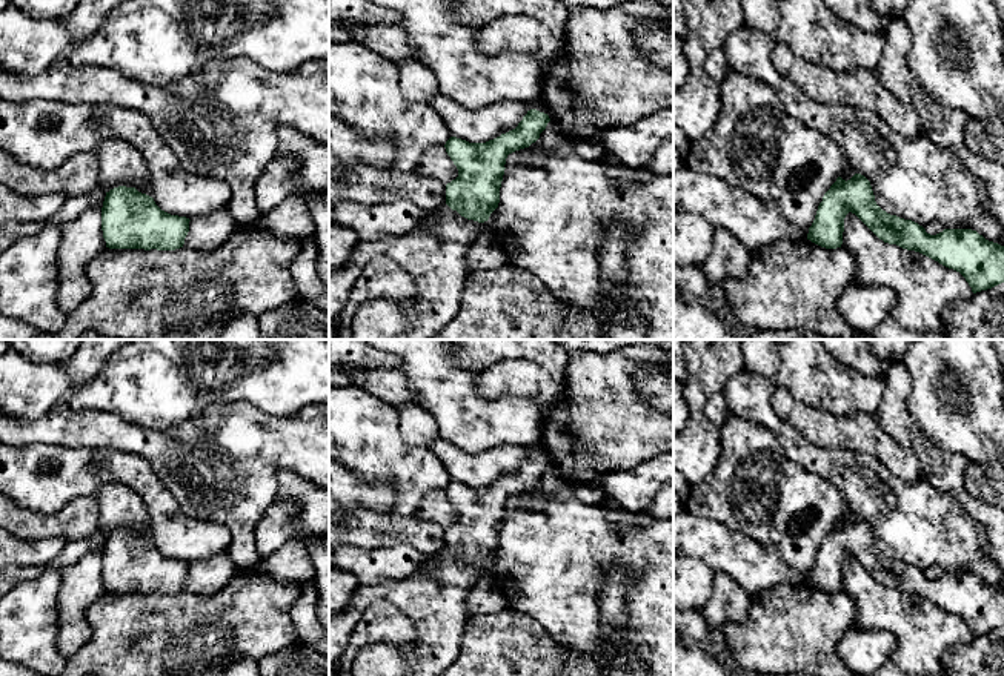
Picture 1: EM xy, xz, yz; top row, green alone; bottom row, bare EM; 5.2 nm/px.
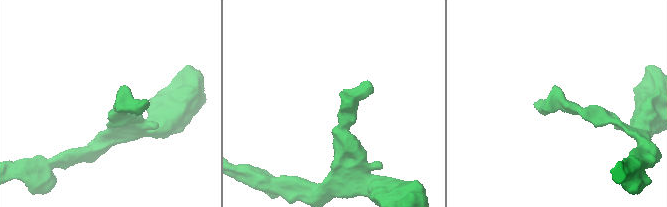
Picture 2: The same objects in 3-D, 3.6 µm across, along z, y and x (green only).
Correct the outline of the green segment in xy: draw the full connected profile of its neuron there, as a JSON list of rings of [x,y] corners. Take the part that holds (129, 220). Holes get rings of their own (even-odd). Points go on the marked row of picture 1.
[[[126,186],[106,192],[101,207],[101,230],[109,249],[180,249],[189,221],[161,210],[152,197]]]

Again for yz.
[[[861,174],[847,181],[836,178],[818,206],[807,240],[826,249],[841,247],[849,212],[884,243],[919,252],[959,272],[973,293],[1004,283],[1004,246],[972,229],[944,229],[930,235],[918,223],[887,214],[876,204],[870,181]]]

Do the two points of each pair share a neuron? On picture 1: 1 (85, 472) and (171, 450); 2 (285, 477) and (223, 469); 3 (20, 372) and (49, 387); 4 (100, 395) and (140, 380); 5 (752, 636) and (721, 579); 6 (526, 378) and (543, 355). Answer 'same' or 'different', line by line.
1: different
2: different
3: same
4: same
5: different
6: different

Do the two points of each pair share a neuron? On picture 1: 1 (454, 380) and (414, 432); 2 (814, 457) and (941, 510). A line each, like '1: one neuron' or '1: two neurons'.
1: two neurons
2: one neuron

